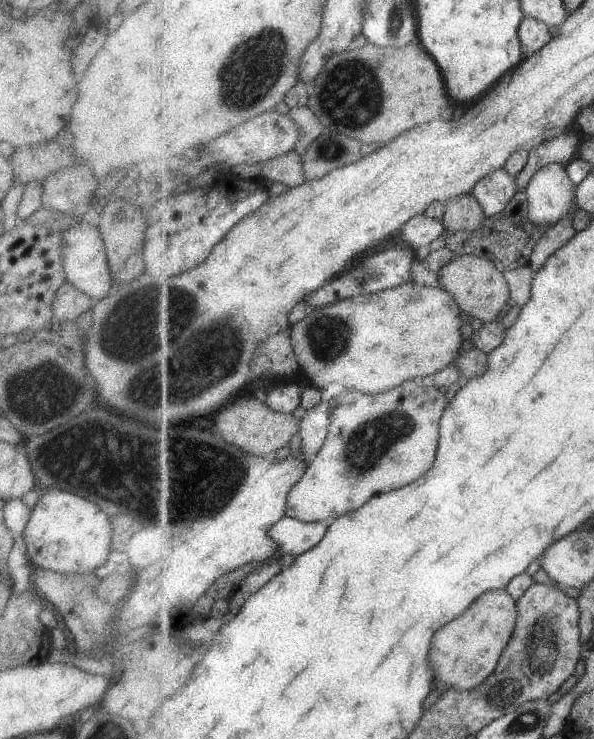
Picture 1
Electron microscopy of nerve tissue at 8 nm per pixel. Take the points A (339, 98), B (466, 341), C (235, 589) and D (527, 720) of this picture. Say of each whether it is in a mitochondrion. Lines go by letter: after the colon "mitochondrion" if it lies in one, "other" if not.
A: mitochondrion
B: other
C: other
D: mitochondrion

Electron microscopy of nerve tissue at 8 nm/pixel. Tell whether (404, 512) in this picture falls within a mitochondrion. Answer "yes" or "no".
no

